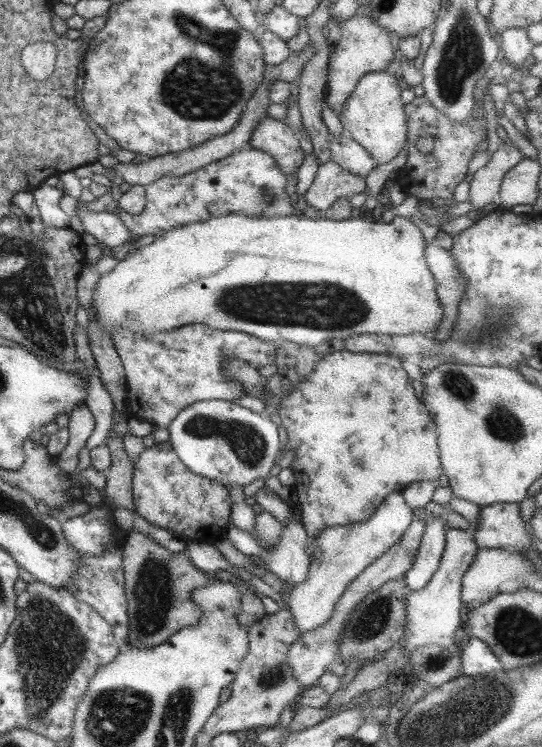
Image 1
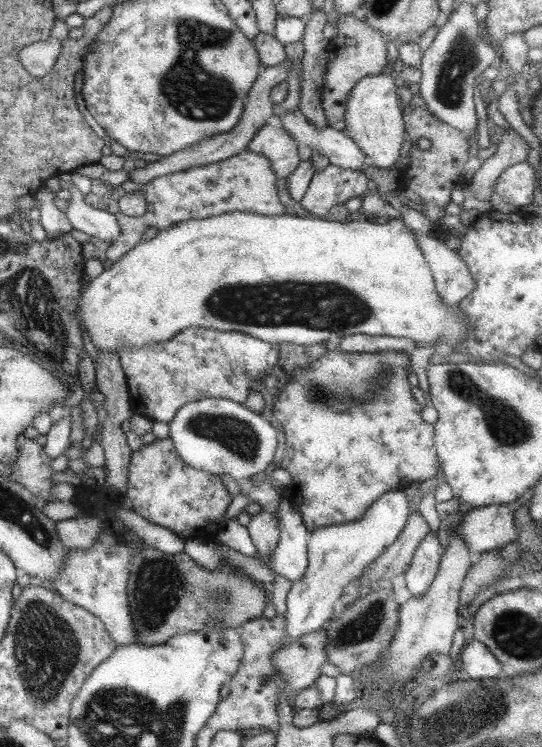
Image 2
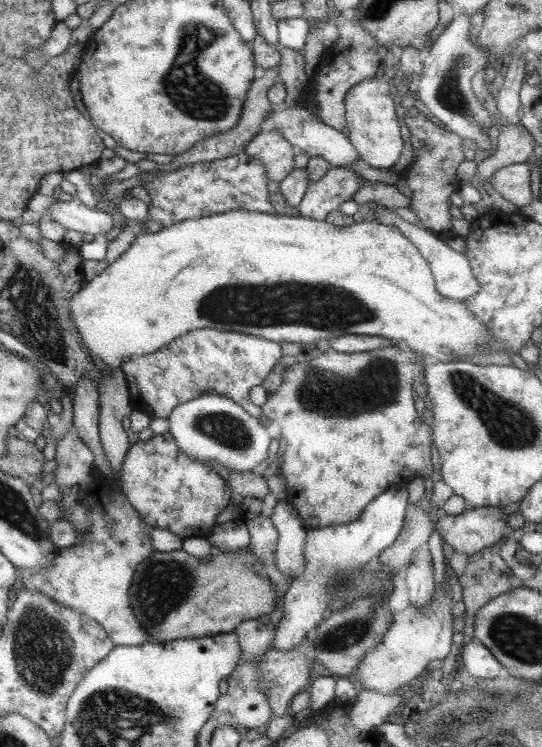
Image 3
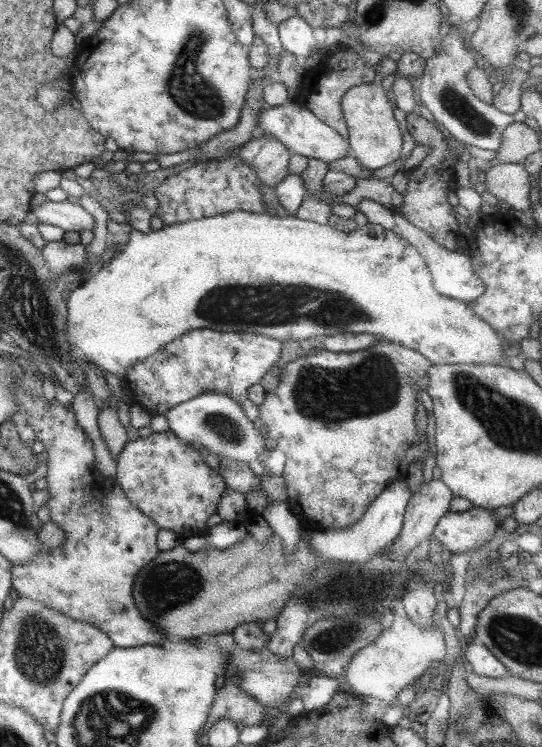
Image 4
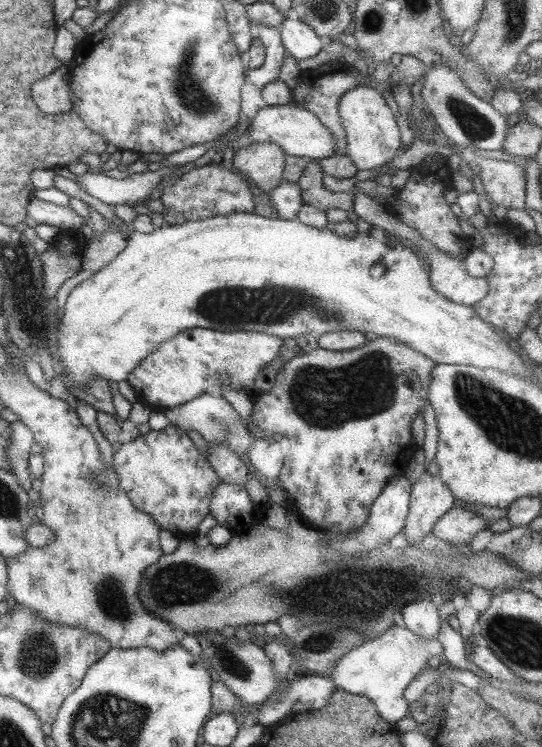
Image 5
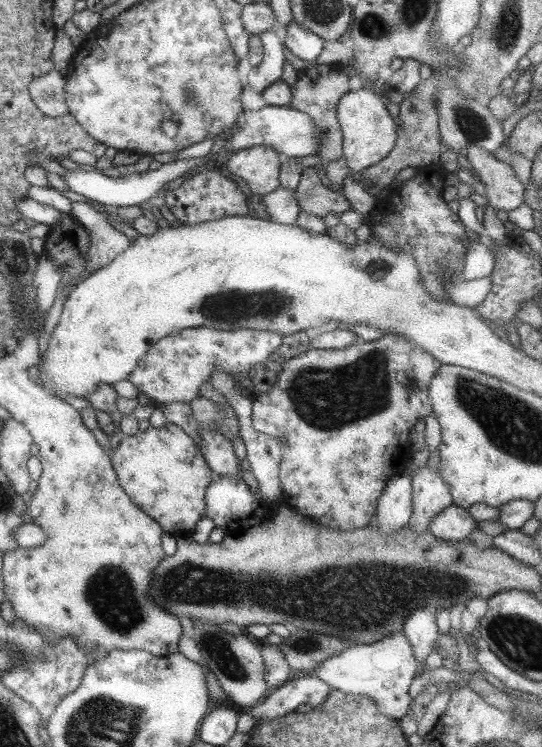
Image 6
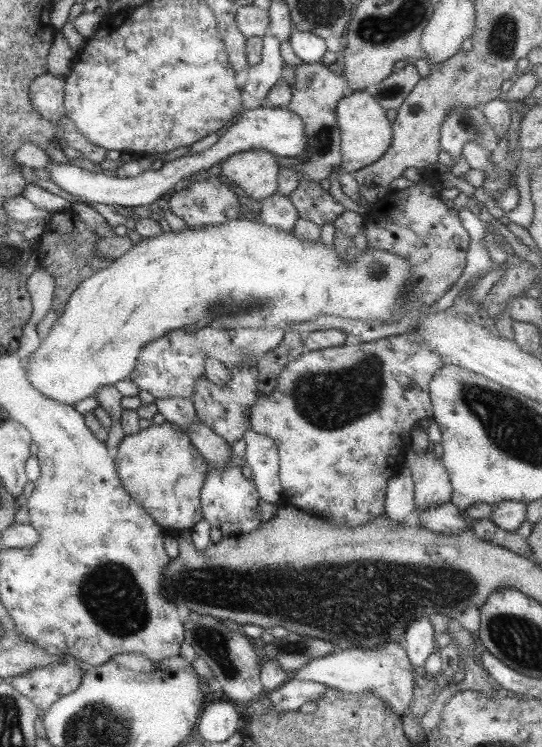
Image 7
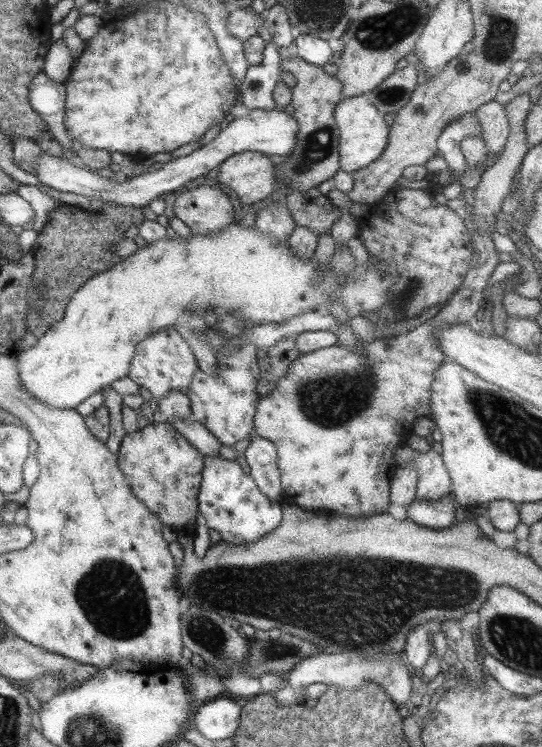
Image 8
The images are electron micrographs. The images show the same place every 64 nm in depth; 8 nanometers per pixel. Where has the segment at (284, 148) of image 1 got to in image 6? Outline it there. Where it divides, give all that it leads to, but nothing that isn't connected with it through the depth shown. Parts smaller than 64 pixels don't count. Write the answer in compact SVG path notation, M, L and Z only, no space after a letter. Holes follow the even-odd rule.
M252 146L229 155L225 162L228 176L240 178L253 195L266 195L277 190L280 166L284 157L270 146Z

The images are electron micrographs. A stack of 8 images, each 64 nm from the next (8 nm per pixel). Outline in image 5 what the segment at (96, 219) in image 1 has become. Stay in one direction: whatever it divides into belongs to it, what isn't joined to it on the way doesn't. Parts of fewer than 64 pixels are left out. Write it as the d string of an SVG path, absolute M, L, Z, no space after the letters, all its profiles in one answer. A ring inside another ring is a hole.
M33 197L30 203L26 205L26 212L38 225L45 224L61 229L68 227L79 229L82 224L86 224L84 218L80 214L76 214L70 205L57 205L37 197Z

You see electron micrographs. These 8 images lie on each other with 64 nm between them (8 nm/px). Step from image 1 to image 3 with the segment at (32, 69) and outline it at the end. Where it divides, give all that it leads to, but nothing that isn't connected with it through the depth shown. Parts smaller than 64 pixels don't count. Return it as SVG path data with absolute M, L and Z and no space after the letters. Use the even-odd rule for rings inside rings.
M58 21L44 47L25 55L26 63L35 72L39 72L39 68L45 62L49 62L52 57L60 57L65 54L73 42L72 29L64 24L64 21Z

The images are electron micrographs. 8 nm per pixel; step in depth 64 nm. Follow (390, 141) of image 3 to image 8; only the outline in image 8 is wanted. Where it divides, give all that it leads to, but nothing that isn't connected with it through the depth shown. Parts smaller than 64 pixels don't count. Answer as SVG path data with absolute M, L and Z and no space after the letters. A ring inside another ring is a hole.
M365 94L354 97L342 99L335 109L334 116L340 130L340 168L350 174L376 161L389 144L390 136L390 127L386 124L384 116L368 102Z

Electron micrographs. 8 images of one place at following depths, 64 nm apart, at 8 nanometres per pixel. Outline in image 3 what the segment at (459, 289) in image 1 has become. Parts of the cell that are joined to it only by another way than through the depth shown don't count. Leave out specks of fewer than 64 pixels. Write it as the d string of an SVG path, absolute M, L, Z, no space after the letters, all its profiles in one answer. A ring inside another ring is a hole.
M376 205L373 207L376 214L378 214L378 220L380 223L386 226L394 226L398 228L414 246L420 251L420 254L426 259L426 262L430 265L432 270L431 274L434 277L434 285L436 290L444 297L454 299L457 301L466 300L470 296L474 296L478 290L480 290L480 283L473 275L470 261L466 258L464 253L455 251L447 243L442 242L436 235L433 235L430 231L427 231L423 227L418 227L406 220L402 219L396 211L393 209L387 209L382 205Z

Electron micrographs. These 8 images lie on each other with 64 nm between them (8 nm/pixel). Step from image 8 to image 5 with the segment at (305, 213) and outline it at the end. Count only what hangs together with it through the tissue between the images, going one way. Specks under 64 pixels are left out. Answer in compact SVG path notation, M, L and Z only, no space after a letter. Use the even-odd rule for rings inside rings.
M317 162L307 164L303 176L297 183L302 194L303 204L314 206L316 210L330 210L330 208L342 208L348 212L353 208L354 198L350 193L332 193L323 186L324 172Z

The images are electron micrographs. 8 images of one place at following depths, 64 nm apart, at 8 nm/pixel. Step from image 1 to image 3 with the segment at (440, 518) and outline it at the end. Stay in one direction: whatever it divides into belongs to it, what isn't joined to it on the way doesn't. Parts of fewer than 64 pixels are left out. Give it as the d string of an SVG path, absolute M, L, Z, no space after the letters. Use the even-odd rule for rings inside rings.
M421 548L405 571L408 601L416 608L426 608L435 596L434 567L429 548Z

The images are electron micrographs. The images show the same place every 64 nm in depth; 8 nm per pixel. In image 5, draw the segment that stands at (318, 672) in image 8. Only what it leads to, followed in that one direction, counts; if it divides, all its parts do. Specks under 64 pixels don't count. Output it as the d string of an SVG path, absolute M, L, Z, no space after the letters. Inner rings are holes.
M394 624L378 638L366 640L362 645L350 650L335 663L327 677L336 682L338 689L369 698L375 704L378 714L386 722L395 725L410 715L409 702L404 696L407 686L421 674L430 657L442 658L442 650L442 644L437 636L424 640L418 638L408 628Z

